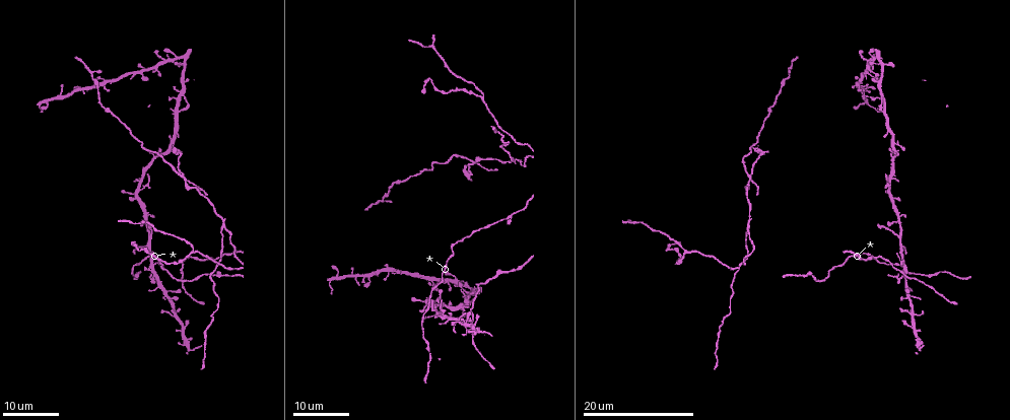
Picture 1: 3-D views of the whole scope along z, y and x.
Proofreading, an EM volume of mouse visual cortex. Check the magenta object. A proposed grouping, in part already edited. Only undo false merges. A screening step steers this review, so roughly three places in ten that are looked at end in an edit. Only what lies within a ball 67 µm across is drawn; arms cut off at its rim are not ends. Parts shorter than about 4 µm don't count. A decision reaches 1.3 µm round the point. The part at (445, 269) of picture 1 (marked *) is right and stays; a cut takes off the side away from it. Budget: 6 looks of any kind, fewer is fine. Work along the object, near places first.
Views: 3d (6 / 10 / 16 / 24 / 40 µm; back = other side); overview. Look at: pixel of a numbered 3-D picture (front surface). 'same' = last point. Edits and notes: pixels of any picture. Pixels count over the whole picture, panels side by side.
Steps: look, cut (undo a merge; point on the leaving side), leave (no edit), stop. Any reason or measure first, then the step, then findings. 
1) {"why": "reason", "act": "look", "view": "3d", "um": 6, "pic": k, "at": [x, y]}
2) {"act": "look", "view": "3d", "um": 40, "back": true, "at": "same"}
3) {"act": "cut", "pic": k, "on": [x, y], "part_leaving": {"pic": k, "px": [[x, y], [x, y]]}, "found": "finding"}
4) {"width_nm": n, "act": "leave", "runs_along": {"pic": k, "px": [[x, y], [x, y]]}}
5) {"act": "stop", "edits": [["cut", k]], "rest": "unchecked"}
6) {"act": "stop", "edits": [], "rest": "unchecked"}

{"why": "three-way junction", "act": "look", "view": "3d", "um": 16, "pic": 1, "at": [428, 308]}

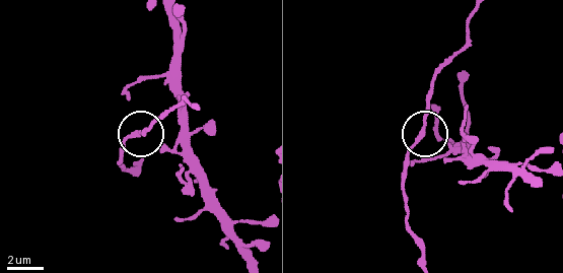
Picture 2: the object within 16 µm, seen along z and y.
{"why": "closer look", "act": "look", "view": "3d", "um": 10, "pic": 2, "at": [137, 134]}

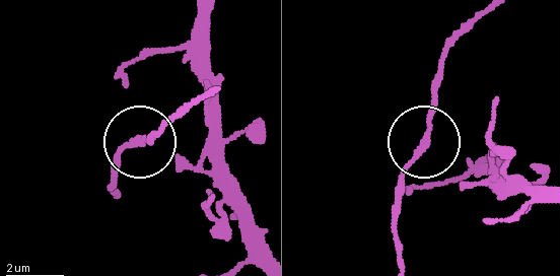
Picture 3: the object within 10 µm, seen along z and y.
{"arms": 3, "act": "leave", "runs_along": {"pic": 3, "px": [[477, 18], [443, 62], [424, 149], [393, 205]]}, "found": "continuous, no second cell"}

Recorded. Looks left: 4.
{"why": "arms part here", "act": "look", "view": "3d", "um": 16, "pic": 1, "at": [748, 177]}

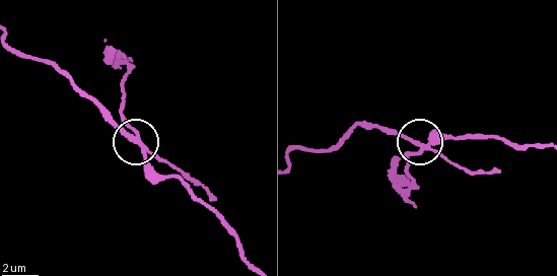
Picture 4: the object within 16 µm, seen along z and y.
{"act": "look", "view": "3d", "um": 6, "pic": 4, "at": [131, 138]}

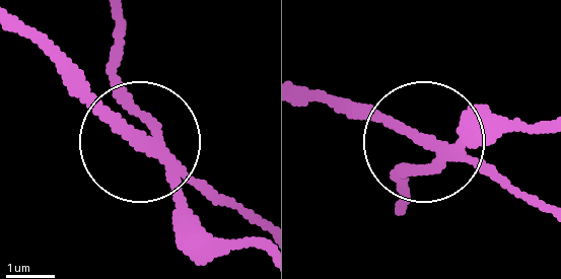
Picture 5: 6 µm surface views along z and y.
{"arms": 3, "act": "cut", "pic": 5, "on": [215, 198], "part_leaving": {"pic": 5, "px": [[163, 143], [124, 86], [116, 25]]}, "found": "two cells meet here"}

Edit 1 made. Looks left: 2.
{"act": "look", "view": "3d", "um": 16, "pic": 1, "at": [481, 99]}

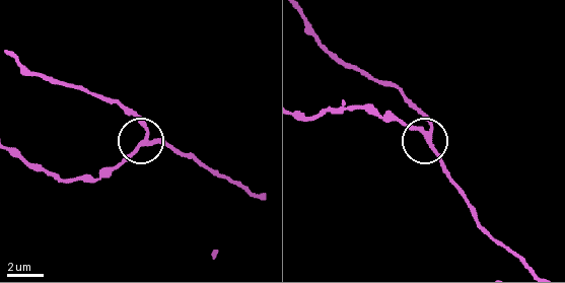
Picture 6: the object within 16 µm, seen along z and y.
{"act": "look", "view": "3d", "um": 10, "pic": 6, "at": [142, 140]}

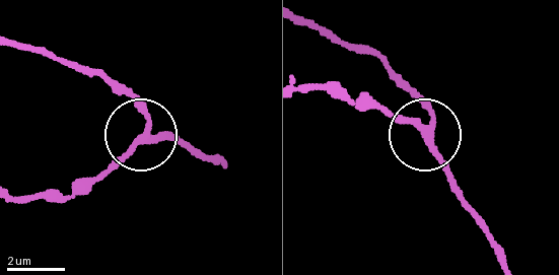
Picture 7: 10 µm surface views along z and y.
{"arms": 3, "act": "leave", "found": "continuous, no second cell"}

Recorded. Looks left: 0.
{"act": "stop", "edits": [["cut", 5]], "rest": "unchecked"}

